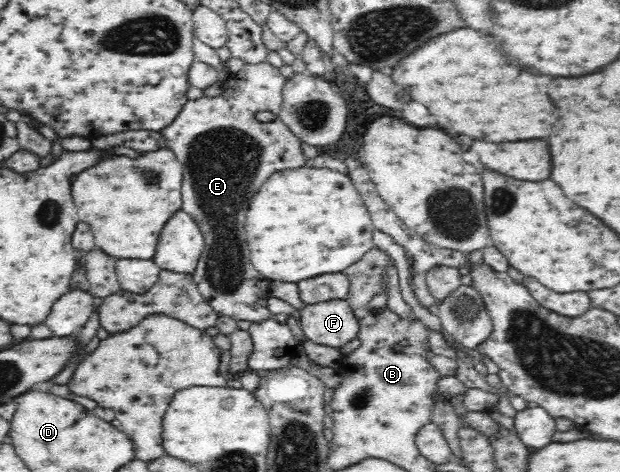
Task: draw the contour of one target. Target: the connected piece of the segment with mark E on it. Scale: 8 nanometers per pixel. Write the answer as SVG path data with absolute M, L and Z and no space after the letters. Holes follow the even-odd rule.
M266 59L257 63L244 63L230 80L220 83L221 94L213 98L203 95L194 100L188 99L180 116L168 128L161 130L168 137L168 148L174 151L182 165L182 209L197 221L204 236L205 245L192 274L194 282L218 316L230 316L237 321L252 322L271 315L266 307L266 301L271 296L270 280L266 276L258 276L258 272L250 264L250 252L244 232L248 204L268 176L309 164L300 148L302 142L291 134L279 117L285 79L279 68ZM260 112L268 112L270 116L259 117Z

